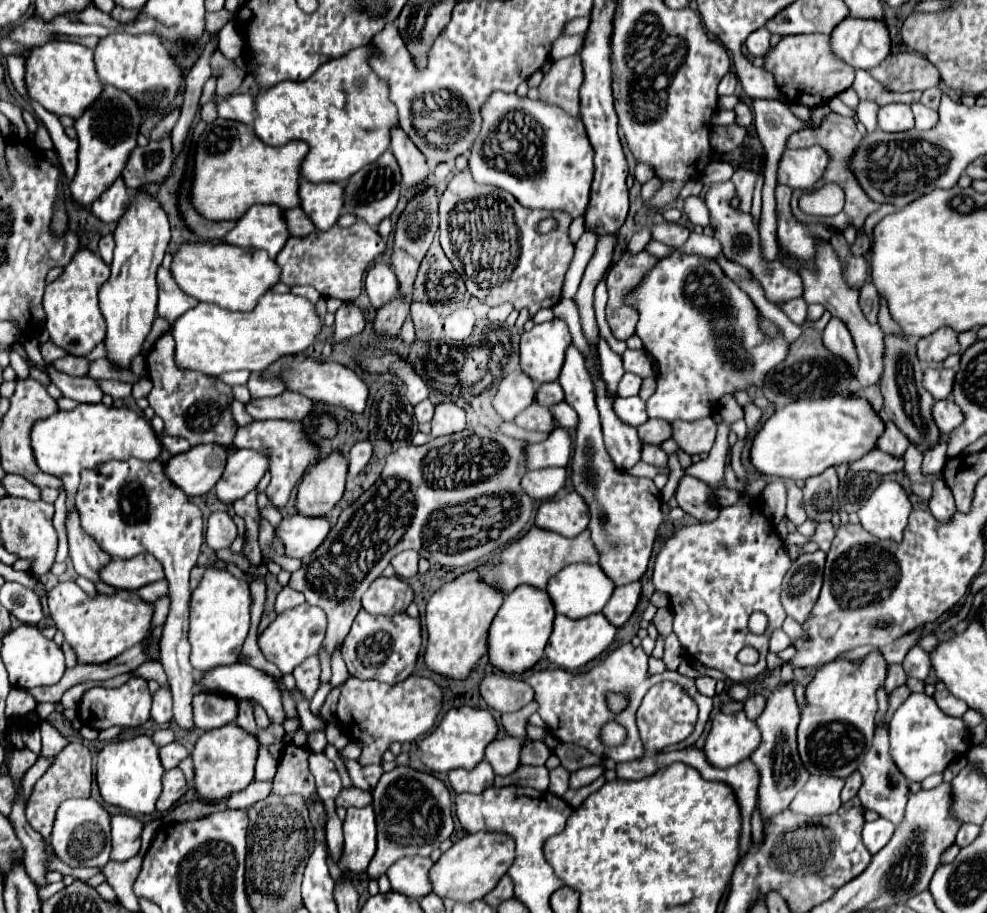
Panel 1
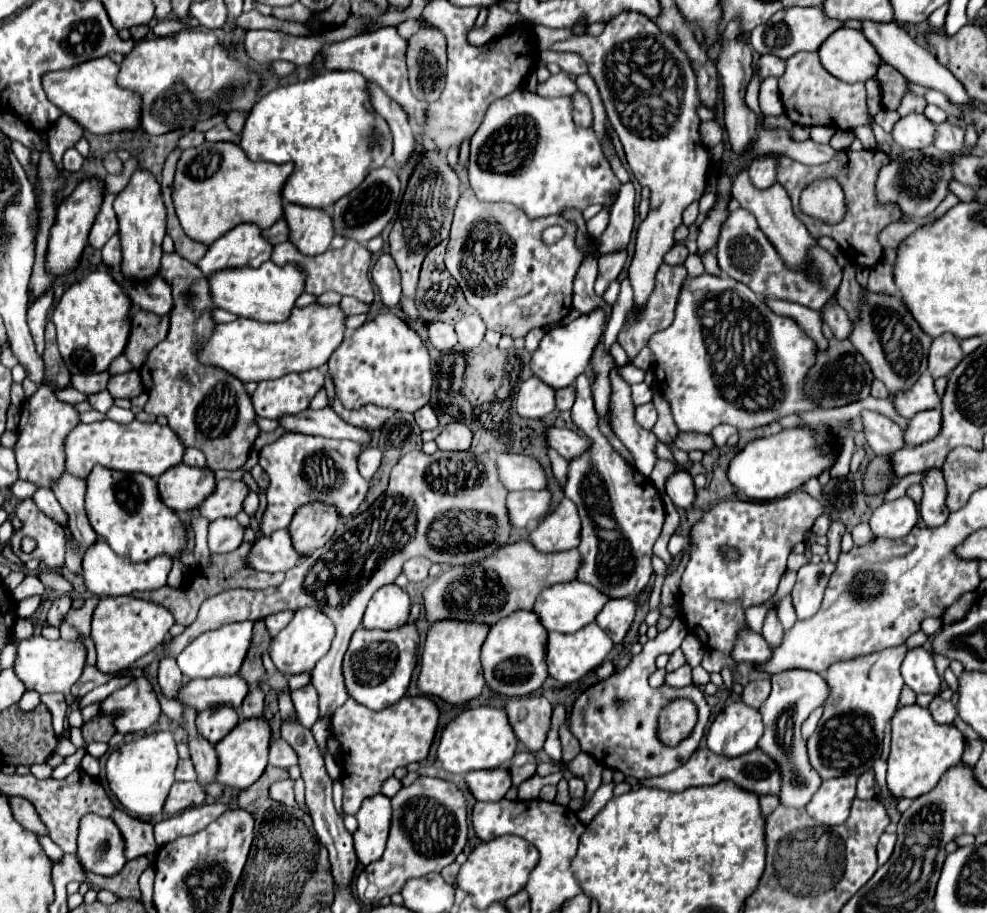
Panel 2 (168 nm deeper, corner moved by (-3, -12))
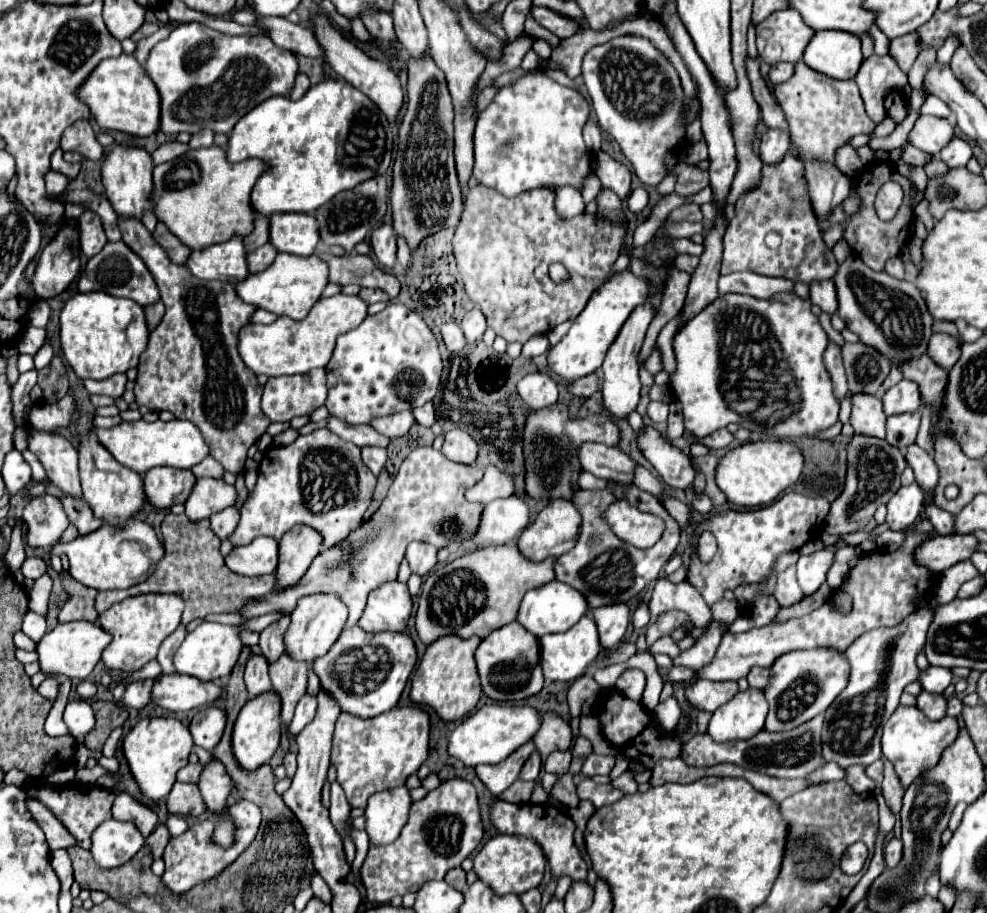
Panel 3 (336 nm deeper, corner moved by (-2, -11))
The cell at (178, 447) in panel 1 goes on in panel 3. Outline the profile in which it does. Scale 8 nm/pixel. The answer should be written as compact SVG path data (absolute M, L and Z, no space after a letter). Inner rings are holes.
M213 457L203 459L203 461L201 461L199 465L195 465L191 471L193 471L195 477L215 477L215 479L221 479L223 473L225 473L225 469L223 469Z

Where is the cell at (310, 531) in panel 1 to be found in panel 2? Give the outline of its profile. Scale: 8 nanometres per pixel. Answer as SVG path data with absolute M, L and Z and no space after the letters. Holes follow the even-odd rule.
M276 530L272 536L256 540L248 556L250 566L260 572L288 572L300 564L300 560L304 560L304 556L292 548L288 530Z

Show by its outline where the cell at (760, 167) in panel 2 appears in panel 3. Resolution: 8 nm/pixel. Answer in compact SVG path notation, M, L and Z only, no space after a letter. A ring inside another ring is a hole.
M769 129L761 137L759 157L761 157L763 163L773 165L773 163L779 163L783 159L787 149L789 149L789 133L787 131L779 131L779 129Z

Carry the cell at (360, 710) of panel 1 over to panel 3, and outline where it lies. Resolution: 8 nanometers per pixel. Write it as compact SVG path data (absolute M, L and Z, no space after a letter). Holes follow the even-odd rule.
M393 707L391 711L385 711L373 719L359 719L341 713L335 723L331 763L337 769L337 783L343 787L353 807L365 807L367 799L377 791L405 785L407 777L417 773L417 769L423 765L427 753L429 753L429 715L419 707Z

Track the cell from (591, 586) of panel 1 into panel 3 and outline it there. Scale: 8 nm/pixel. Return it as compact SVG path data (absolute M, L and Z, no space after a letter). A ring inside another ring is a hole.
M549 581L547 585L539 587L539 589L531 589L521 605L519 605L519 613L517 613L517 621L533 635L543 637L549 633L563 633L567 629L571 629L583 615L587 613L587 601L585 597L575 591L573 587L567 587L567 583L559 583L559 581Z

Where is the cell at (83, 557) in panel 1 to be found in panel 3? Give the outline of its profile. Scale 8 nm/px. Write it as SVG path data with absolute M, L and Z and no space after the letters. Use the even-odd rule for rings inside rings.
M29 429L27 449L39 457L45 465L49 483L57 485L71 497L81 499L79 471L77 471L77 449L69 439L55 431L37 431Z

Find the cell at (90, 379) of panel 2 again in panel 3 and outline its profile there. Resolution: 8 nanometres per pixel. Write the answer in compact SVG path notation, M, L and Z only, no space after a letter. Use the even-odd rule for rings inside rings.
M121 373L121 375L109 377L109 379L103 379L103 381L87 379L87 381L85 381L85 389L87 389L91 395L109 395L109 397L113 397L113 399L119 399L119 397L123 397L123 393L125 393L125 383L127 383L127 377Z

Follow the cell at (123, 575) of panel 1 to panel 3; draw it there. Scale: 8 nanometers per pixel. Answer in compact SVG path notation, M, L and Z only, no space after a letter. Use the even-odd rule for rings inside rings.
M127 519L127 523L121 523L119 527L115 525L103 525L91 535L81 535L75 537L69 543L59 543L55 545L49 555L54 553L65 553L69 559L69 575L75 577L79 583L93 587L97 591L107 591L107 589L127 589L131 585L137 585L149 577L149 573L155 569L157 561L163 557L163 547L155 535L155 531L141 519Z

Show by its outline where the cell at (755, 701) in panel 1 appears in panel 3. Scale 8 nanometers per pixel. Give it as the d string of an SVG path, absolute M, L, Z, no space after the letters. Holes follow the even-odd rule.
M753 667L749 671L749 675L747 675L747 681L749 681L751 687L763 689L767 685L767 681L769 681L769 669L767 667Z

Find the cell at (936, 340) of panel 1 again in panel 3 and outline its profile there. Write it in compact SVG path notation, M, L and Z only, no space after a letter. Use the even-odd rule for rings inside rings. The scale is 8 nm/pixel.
M935 333L929 339L929 347L927 347L927 355L941 365L943 369L951 369L957 359L959 359L959 351L961 345L951 337L951 335L943 335L943 333Z

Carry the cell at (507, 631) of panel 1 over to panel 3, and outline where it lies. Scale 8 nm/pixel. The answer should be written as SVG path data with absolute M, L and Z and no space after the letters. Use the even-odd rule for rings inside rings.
M517 621L495 629L487 635L475 653L477 673L481 679L483 695L493 701L521 701L537 695L543 687L543 673L539 667L539 639L527 629L519 627Z

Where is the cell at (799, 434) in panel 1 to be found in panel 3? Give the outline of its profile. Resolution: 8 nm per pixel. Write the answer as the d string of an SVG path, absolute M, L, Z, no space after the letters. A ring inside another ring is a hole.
M757 441L757 443L741 443L729 449L717 463L715 483L721 493L737 507L763 507L771 505L779 493L789 489L801 475L803 455L791 443L781 441Z

